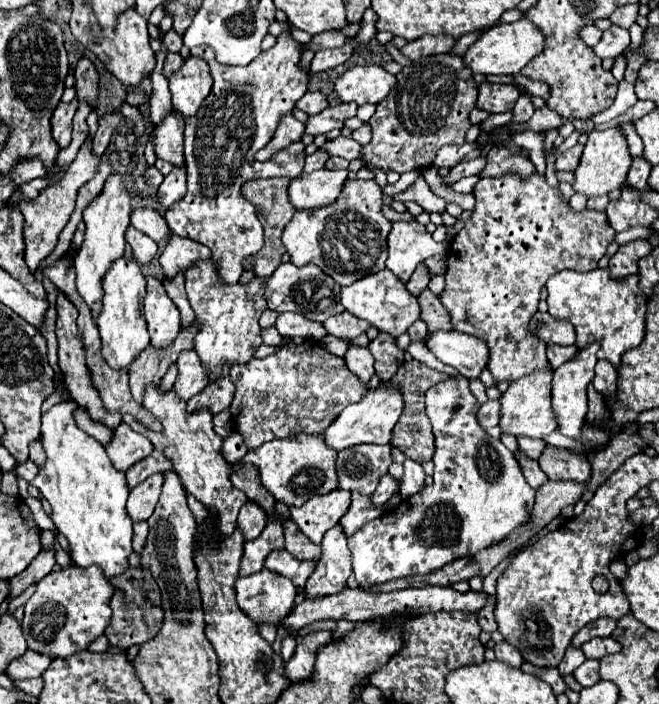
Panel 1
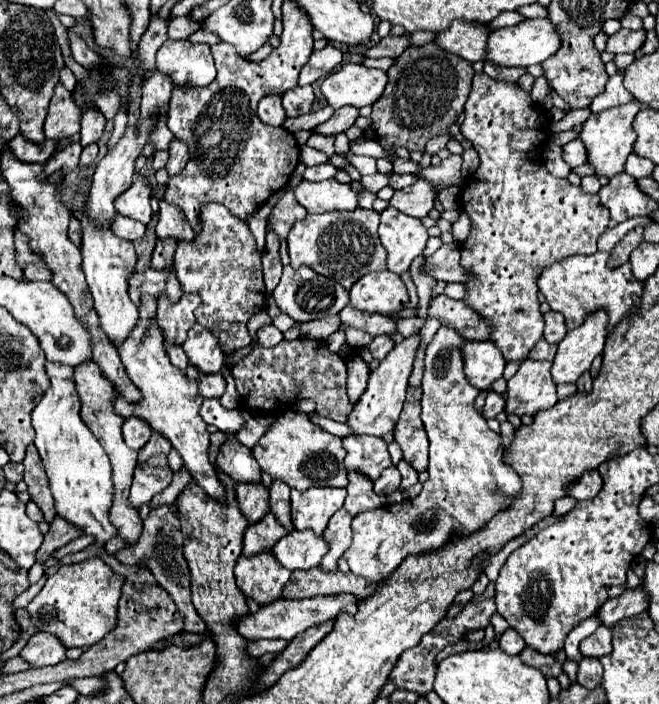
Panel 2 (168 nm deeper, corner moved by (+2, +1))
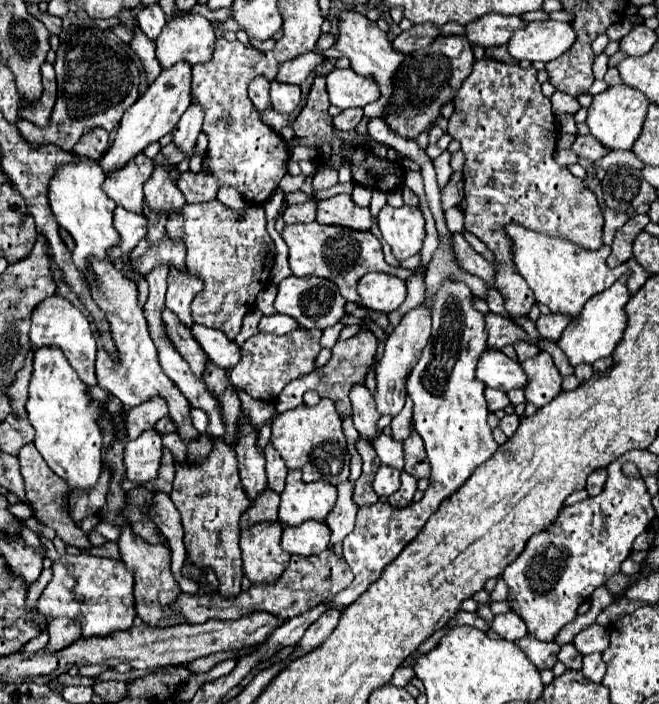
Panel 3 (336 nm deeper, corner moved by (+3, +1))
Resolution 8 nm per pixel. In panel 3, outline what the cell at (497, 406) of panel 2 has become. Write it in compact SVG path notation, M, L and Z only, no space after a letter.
M486 388L486 402L488 402L488 408L490 408L492 412L502 410L502 408L506 408L506 406L510 404L506 392L494 390L494 388Z

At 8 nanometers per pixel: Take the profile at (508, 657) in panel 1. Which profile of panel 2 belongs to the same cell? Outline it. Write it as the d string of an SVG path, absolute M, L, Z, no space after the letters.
M507 628L501 638L499 638L499 646L511 654L511 656L517 656L523 648L525 648L525 640L519 636L519 632L515 632L513 628Z

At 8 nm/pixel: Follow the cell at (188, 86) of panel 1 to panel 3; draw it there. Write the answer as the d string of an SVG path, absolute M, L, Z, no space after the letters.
M186 14L182 18L174 18L168 20L162 34L156 38L156 56L162 68L172 68L178 62L188 62L190 66L196 64L206 64L208 60L212 60L212 52L214 52L214 30L212 24L202 18L202 16L192 16Z

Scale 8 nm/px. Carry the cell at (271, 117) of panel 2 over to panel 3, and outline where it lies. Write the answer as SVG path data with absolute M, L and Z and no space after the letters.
M262 76L254 78L248 86L248 96L256 108L256 112L262 116L266 110L272 110L272 102L270 102L270 96L268 96L268 88L270 88L270 82Z

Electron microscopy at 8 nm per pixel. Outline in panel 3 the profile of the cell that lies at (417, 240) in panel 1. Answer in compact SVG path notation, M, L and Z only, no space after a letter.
M384 206L378 214L378 228L382 238L390 244L396 260L406 260L422 250L424 244L424 216L412 206L392 208Z

